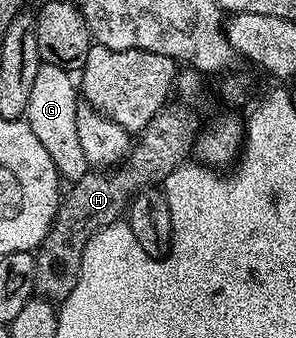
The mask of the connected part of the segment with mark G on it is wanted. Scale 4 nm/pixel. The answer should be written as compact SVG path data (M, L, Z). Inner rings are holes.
M40 65L37 77L33 80L33 88L29 92L29 104L25 121L29 128L33 128L33 136L41 140L45 152L49 152L49 160L57 168L60 179L68 183L75 183L81 176L89 172L85 152L81 148L77 137L77 108L79 98L77 95L77 82L70 73L56 66Z

